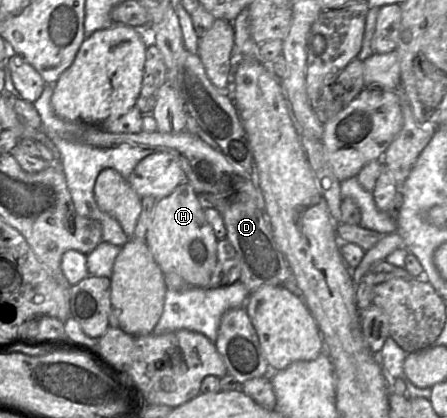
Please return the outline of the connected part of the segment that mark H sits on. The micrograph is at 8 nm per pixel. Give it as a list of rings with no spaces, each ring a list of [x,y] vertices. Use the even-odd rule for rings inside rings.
[[[184,181],[170,195],[157,200],[145,242],[163,273],[178,274],[189,287],[209,287],[218,239],[205,218],[203,202],[188,182]]]

